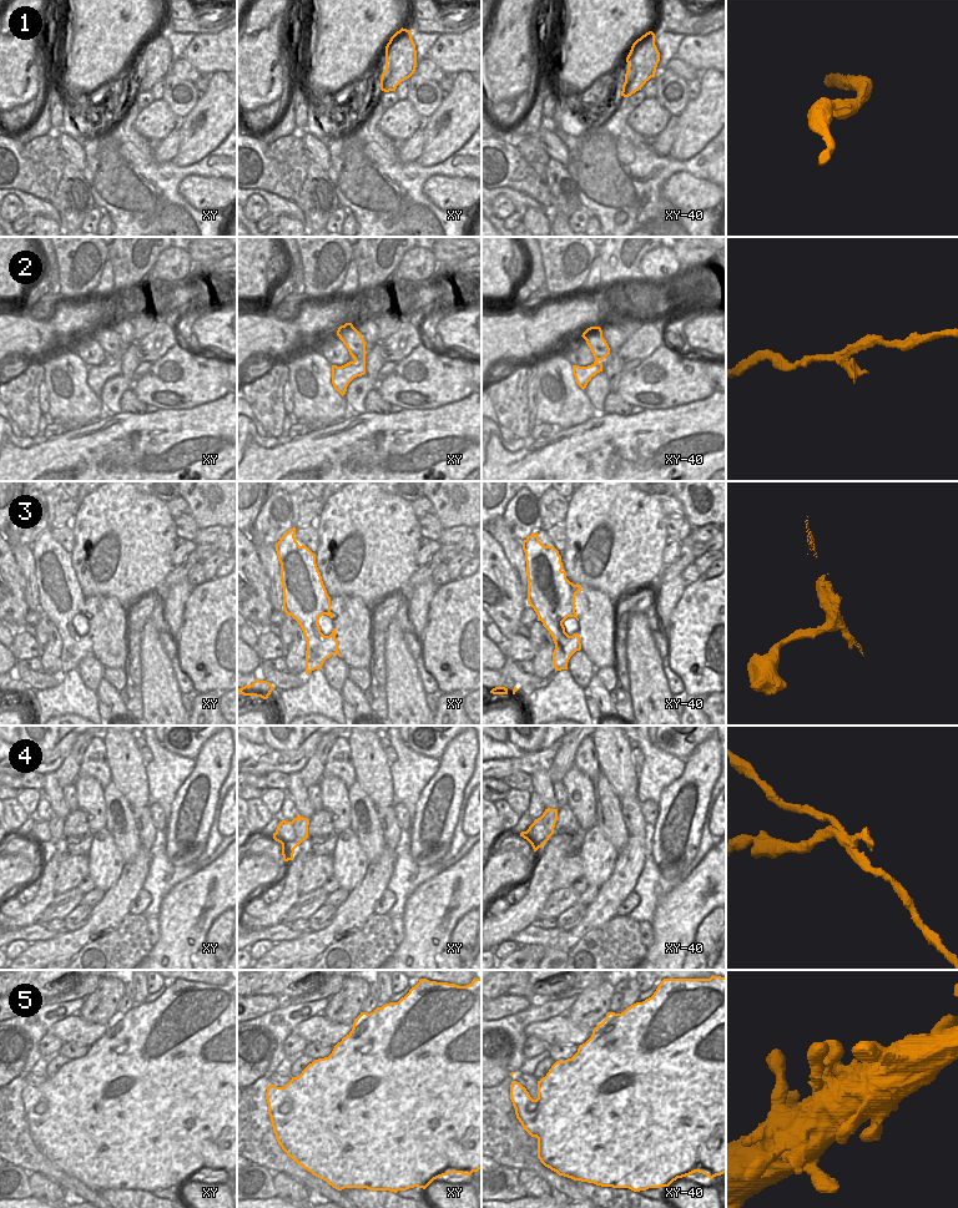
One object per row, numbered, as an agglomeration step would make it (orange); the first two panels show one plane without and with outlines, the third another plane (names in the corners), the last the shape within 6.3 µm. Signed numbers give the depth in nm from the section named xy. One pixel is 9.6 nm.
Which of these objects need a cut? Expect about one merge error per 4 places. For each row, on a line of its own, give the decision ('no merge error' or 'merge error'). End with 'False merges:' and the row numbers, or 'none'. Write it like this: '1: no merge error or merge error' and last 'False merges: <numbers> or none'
1: no merge error
2: no merge error
3: no merge error
4: merge error
5: no merge error
False merges: 4

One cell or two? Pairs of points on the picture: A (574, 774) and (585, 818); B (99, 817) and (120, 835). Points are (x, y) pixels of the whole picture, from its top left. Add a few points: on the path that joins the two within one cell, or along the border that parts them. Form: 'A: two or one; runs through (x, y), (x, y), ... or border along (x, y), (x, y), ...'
A: one; runs through (579, 786), (584, 807)
B: two; border along (104, 794), (106, 825)

